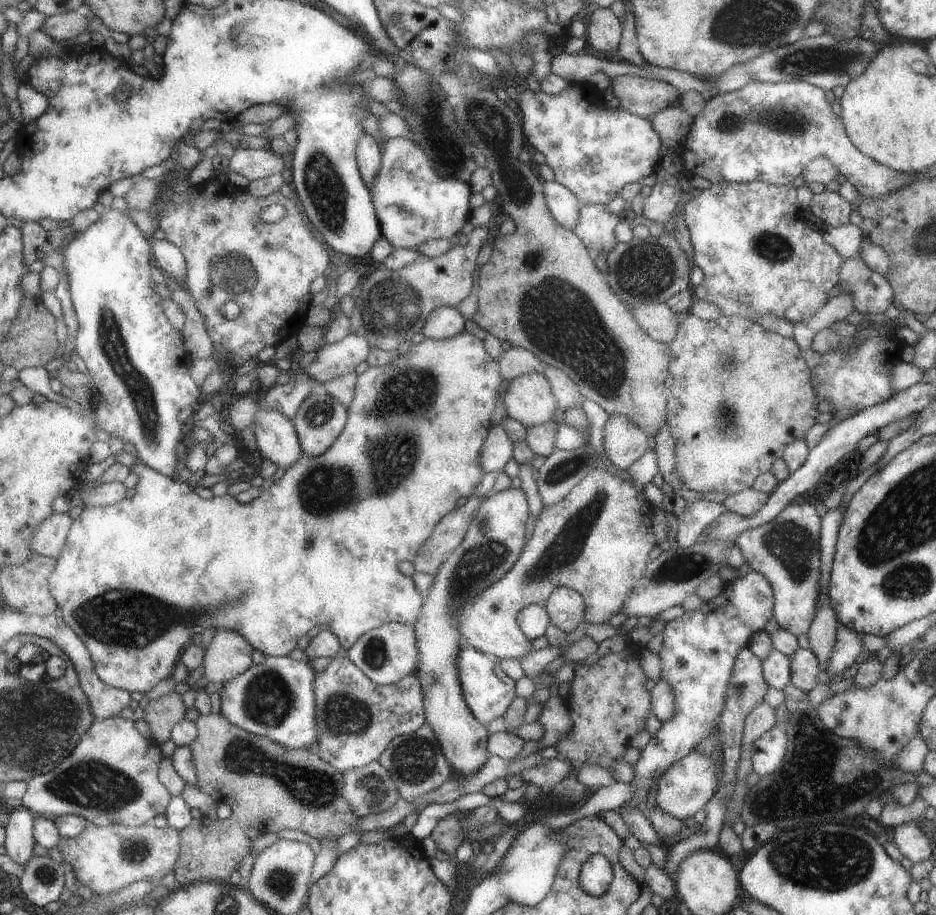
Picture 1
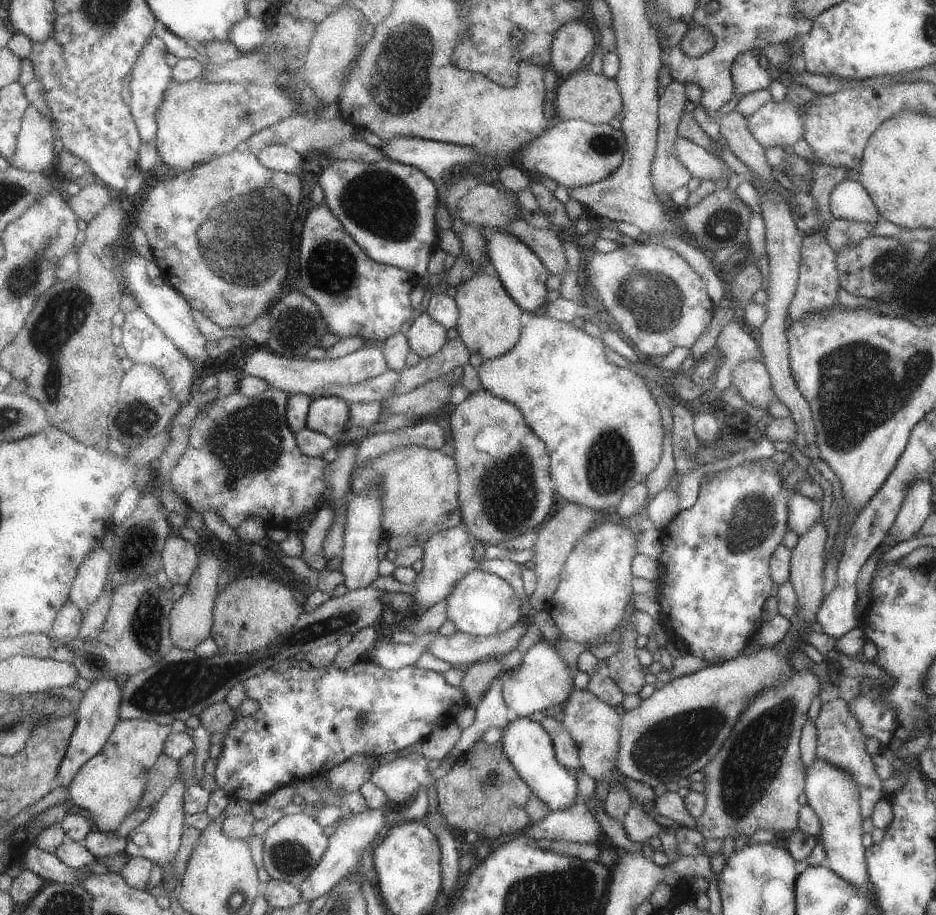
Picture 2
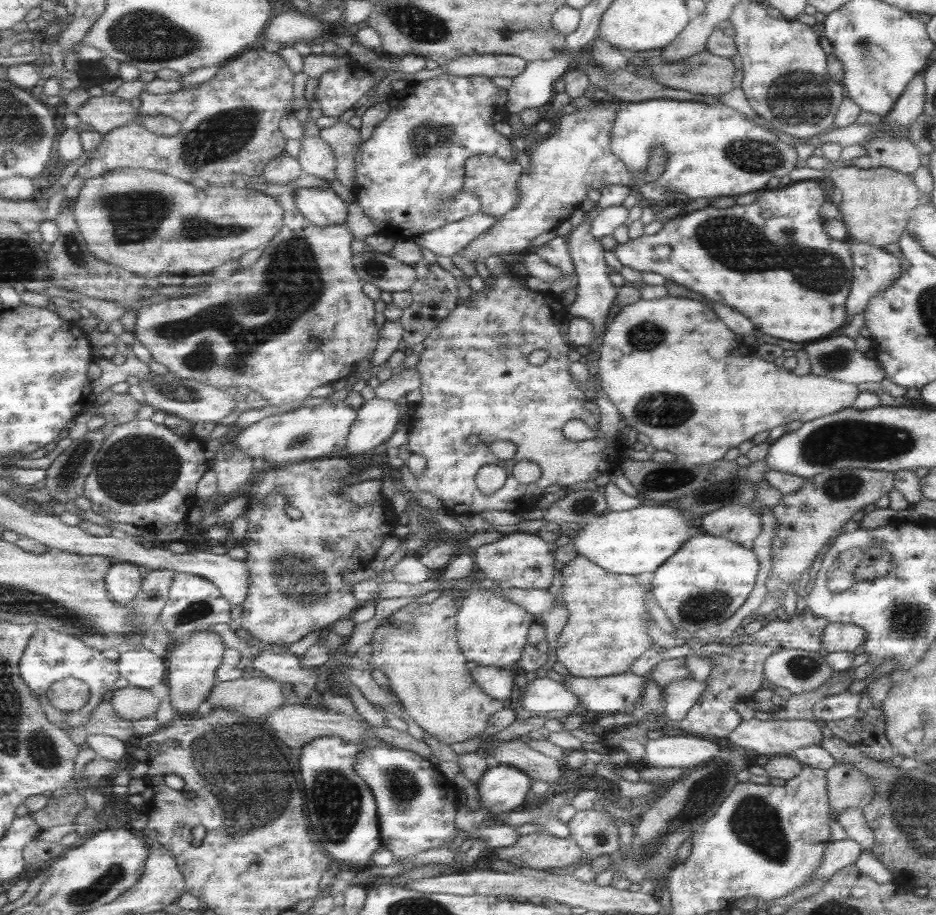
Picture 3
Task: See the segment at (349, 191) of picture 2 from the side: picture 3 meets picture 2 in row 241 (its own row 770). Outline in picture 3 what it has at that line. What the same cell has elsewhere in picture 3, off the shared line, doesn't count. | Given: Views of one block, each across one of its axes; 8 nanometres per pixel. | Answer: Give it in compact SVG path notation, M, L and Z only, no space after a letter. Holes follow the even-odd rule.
M399 747L388 749L365 750L359 753L355 770L359 776L369 784L379 812L379 826L381 826L382 842L393 854L393 860L411 858L421 852L439 848L439 846L451 846L457 834L455 828L455 814L459 805L459 788L447 779L437 766L429 759L415 751L401 750Z

